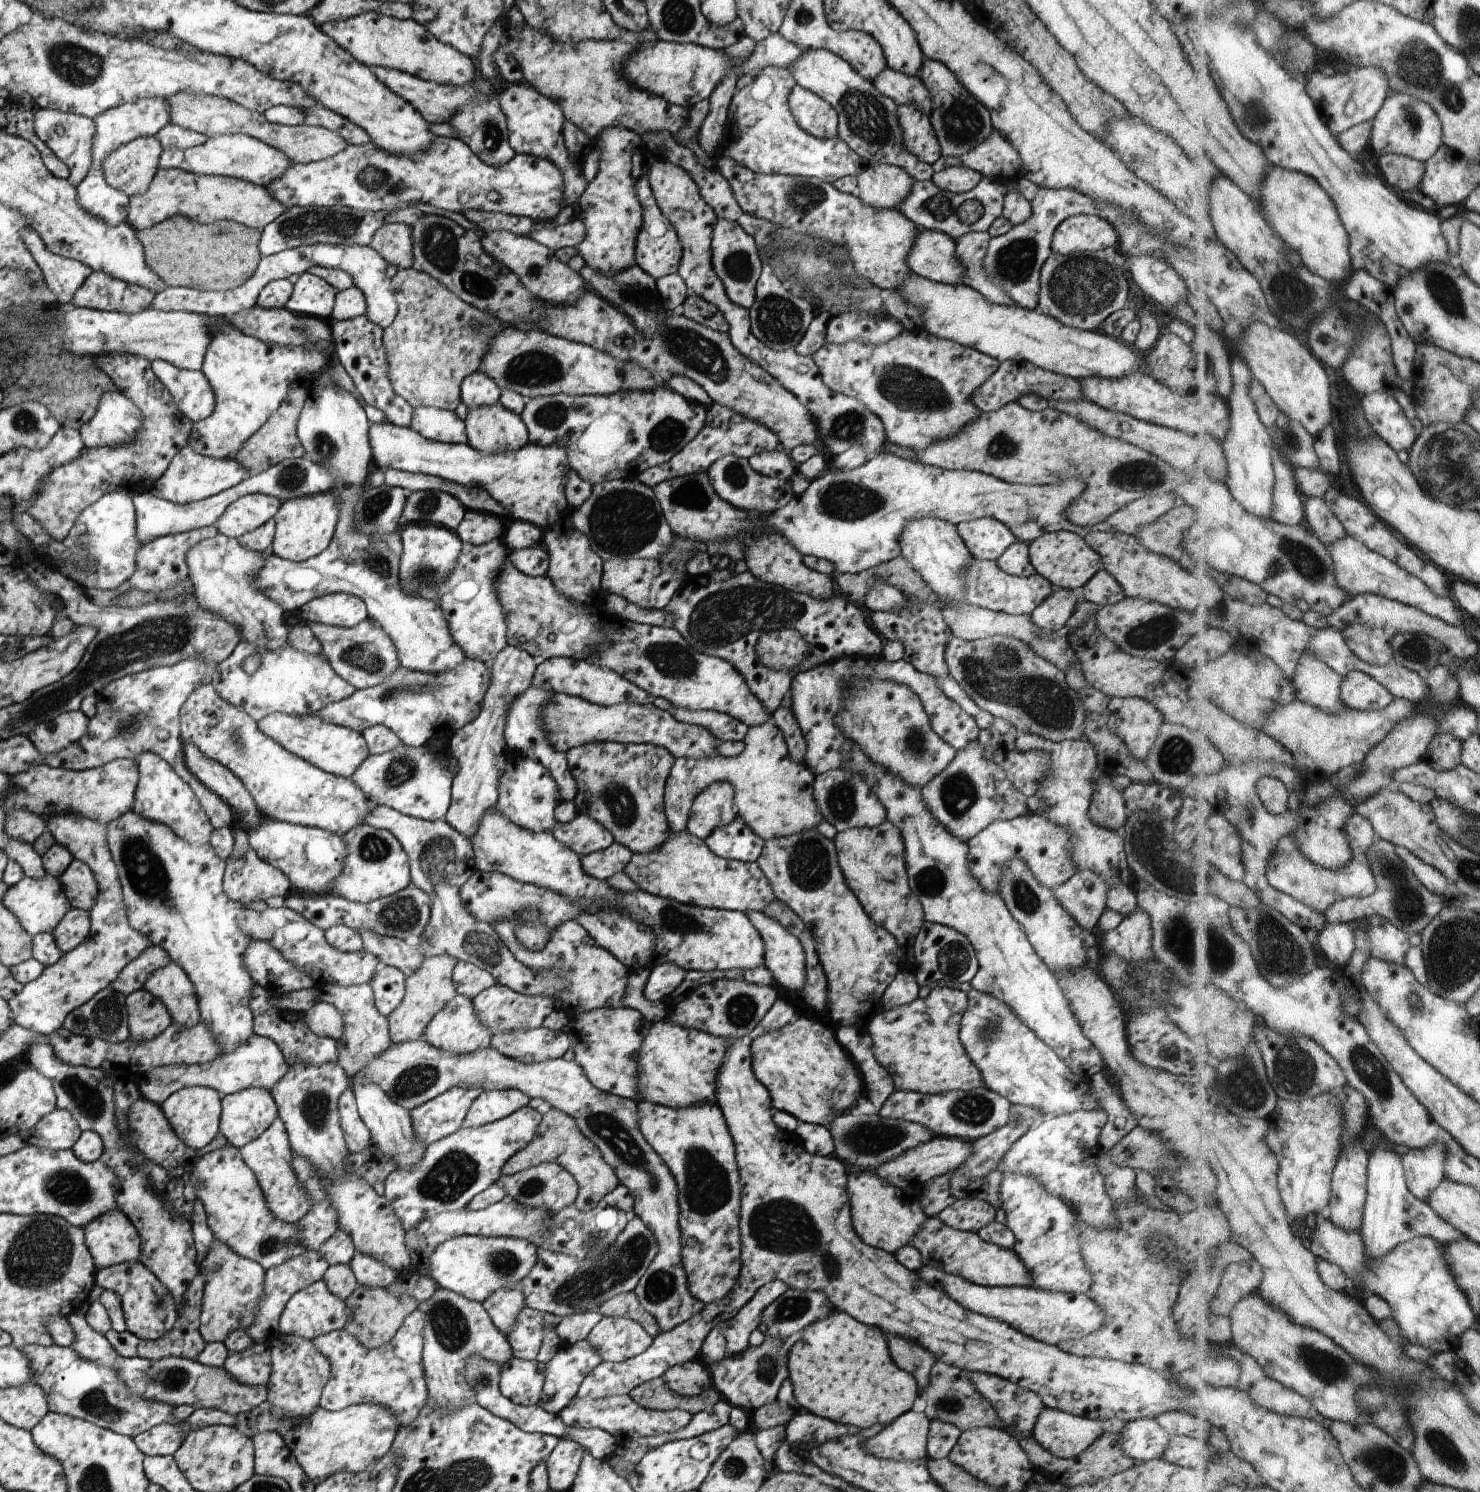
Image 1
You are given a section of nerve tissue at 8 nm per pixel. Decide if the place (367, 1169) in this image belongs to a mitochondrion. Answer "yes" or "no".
no

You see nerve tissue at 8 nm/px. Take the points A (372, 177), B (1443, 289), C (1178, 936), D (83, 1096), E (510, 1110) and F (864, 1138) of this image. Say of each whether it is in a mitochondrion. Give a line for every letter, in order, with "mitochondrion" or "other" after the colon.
A: mitochondrion
B: mitochondrion
C: mitochondrion
D: mitochondrion
E: other
F: mitochondrion

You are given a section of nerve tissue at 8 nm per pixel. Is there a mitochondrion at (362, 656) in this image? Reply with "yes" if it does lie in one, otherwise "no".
yes

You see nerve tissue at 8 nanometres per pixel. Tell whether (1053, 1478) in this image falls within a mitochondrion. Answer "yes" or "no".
no

